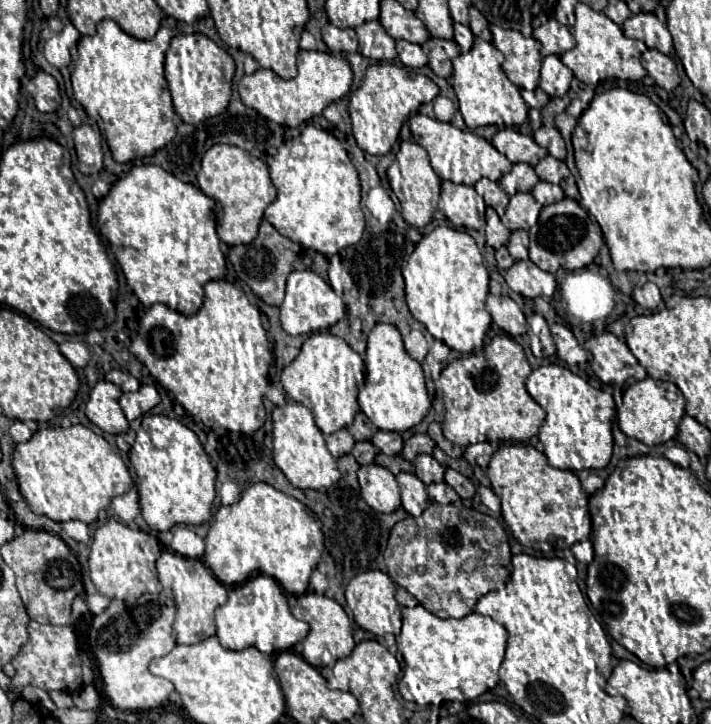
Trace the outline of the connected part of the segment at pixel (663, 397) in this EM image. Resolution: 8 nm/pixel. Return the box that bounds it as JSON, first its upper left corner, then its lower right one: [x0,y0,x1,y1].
[618,377,684,445]

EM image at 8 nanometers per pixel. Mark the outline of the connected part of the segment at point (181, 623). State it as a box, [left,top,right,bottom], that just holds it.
[156,549,228,645]

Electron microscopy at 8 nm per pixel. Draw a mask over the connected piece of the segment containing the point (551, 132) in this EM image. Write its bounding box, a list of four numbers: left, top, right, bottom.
[534,127,566,159]

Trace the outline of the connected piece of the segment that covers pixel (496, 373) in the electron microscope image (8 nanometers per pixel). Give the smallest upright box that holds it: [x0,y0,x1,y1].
[435,335,546,447]

